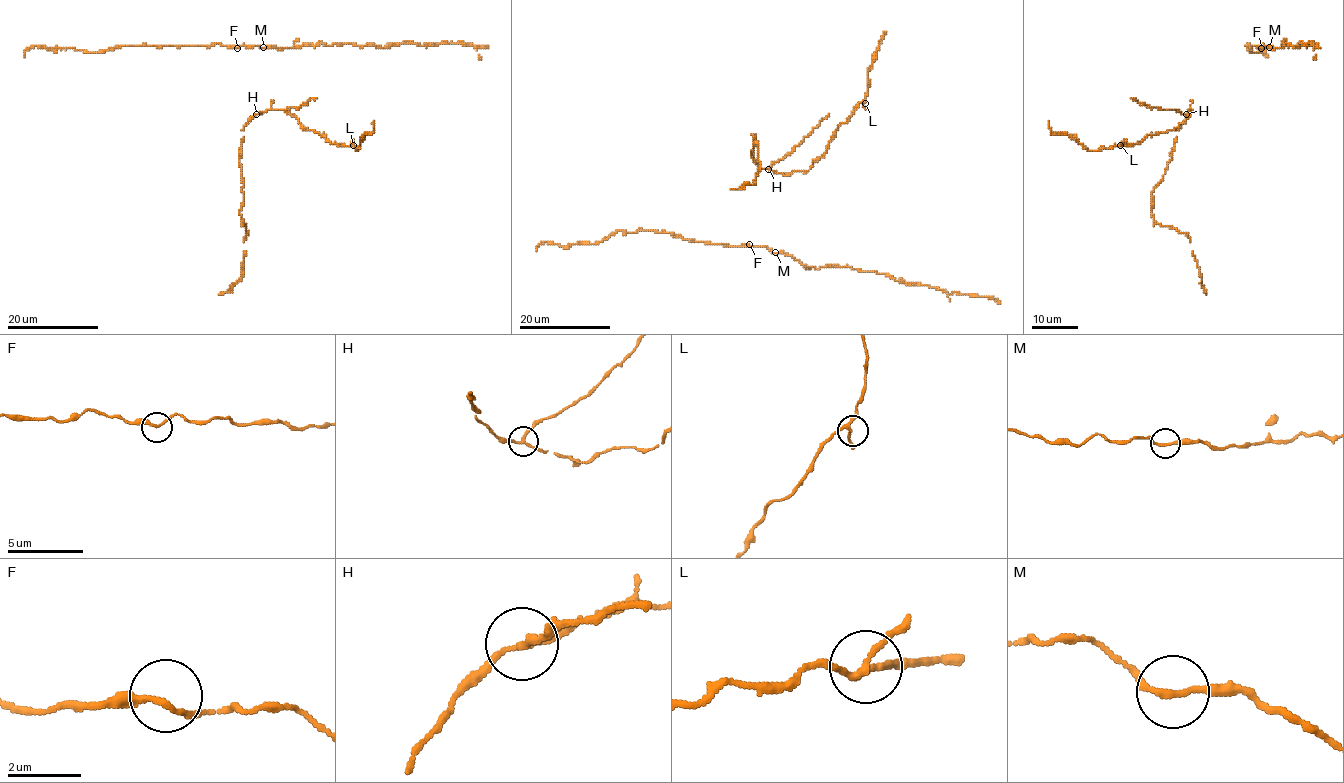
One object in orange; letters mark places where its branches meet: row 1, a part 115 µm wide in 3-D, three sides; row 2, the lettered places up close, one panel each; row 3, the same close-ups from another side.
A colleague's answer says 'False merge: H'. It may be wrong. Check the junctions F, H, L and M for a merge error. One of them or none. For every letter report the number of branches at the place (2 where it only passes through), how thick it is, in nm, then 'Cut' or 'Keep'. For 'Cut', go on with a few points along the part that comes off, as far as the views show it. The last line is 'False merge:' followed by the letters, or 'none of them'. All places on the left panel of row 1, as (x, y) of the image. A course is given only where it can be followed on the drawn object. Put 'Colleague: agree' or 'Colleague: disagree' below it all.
F: Branches: 2. Thickness 180 nm. Keep
H: Branches: 3. Thickness 170 nm. Cut. Course of the part to remove: (257, 115), (298, 108), (317, 97)
L: Branches: 3. Thickness 160 nm. Keep
M: Branches: 2. Thickness 180 nm. Keep
False merge: H
Colleague: agree

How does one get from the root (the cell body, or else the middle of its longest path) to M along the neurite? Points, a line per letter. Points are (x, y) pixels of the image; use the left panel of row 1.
M: (240, 46), (263, 47)

